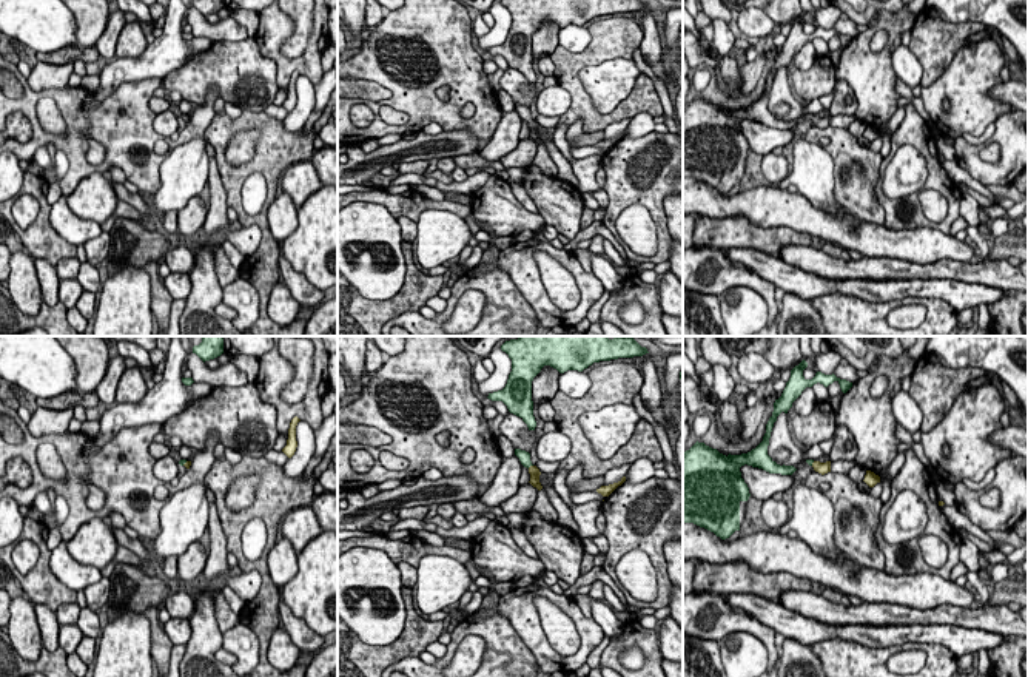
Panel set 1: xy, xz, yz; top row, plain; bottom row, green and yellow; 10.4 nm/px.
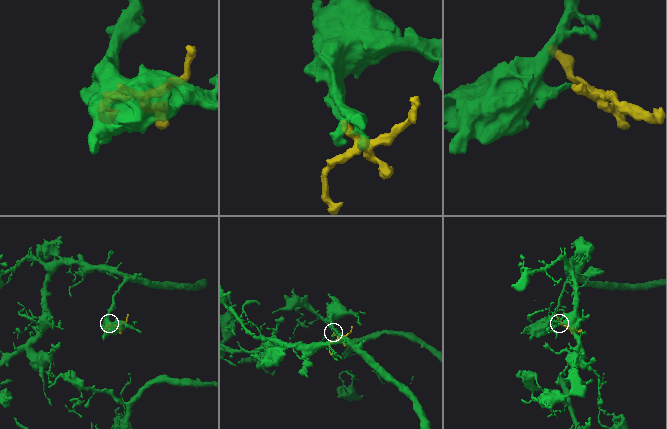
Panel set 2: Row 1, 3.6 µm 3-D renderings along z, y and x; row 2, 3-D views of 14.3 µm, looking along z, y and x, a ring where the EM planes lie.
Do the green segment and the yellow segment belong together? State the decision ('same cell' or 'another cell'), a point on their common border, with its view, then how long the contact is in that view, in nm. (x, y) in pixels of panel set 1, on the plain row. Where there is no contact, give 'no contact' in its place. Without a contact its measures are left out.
same cell | xz (529, 121) | 70 nm

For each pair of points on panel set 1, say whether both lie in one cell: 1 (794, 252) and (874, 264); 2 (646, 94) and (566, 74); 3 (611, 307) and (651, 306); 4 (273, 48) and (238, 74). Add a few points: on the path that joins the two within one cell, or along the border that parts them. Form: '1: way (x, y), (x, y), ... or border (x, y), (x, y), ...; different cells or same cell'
1: way (814, 259), (831, 269), (854, 269); same cell
2: way (623, 111), (612, 117), (595, 117), (578, 97); same cell
3: way (620, 298), (623, 295), (641, 296); same cell
4: border (253, 37), (258, 50), (275, 62), (279, 88); different cells

